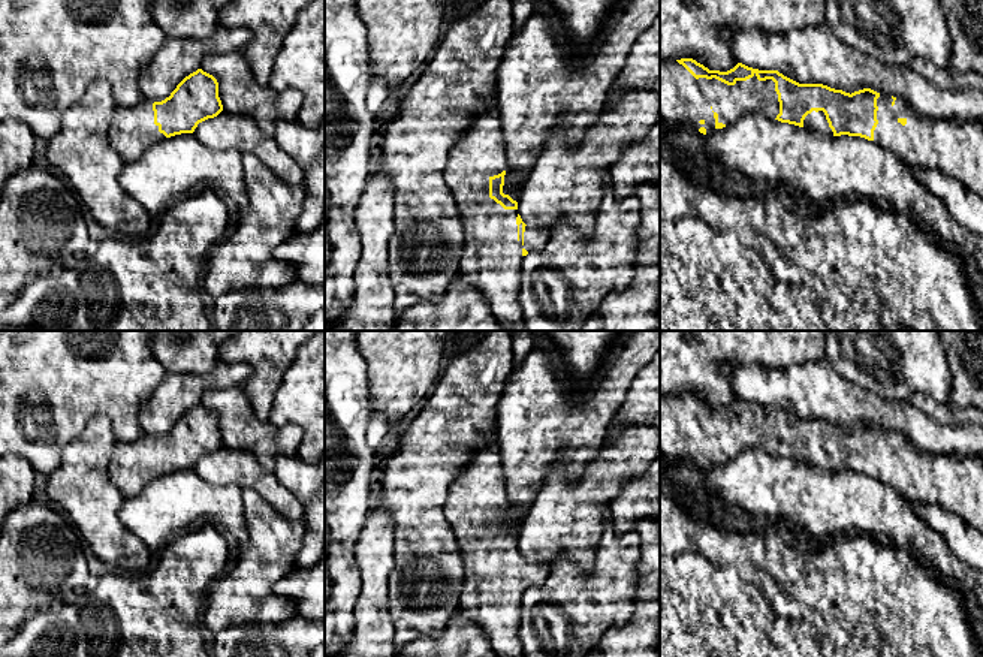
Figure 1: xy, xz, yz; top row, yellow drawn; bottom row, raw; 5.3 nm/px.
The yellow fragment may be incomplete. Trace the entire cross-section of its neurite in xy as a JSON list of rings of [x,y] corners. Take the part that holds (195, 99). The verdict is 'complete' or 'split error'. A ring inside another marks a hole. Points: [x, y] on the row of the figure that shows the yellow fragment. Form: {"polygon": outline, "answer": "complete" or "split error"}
{"polygon": [[[197,69],[162,102],[142,100],[132,108],[117,106],[108,130],[111,148],[124,163],[136,162],[151,145],[181,133],[223,111],[217,79]]], "answer": "split error"}

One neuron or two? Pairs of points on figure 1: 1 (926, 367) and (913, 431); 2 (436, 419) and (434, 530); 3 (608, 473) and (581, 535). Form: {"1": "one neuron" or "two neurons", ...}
{"1": "two neurons", "2": "one neuron", "3": "one neuron"}

